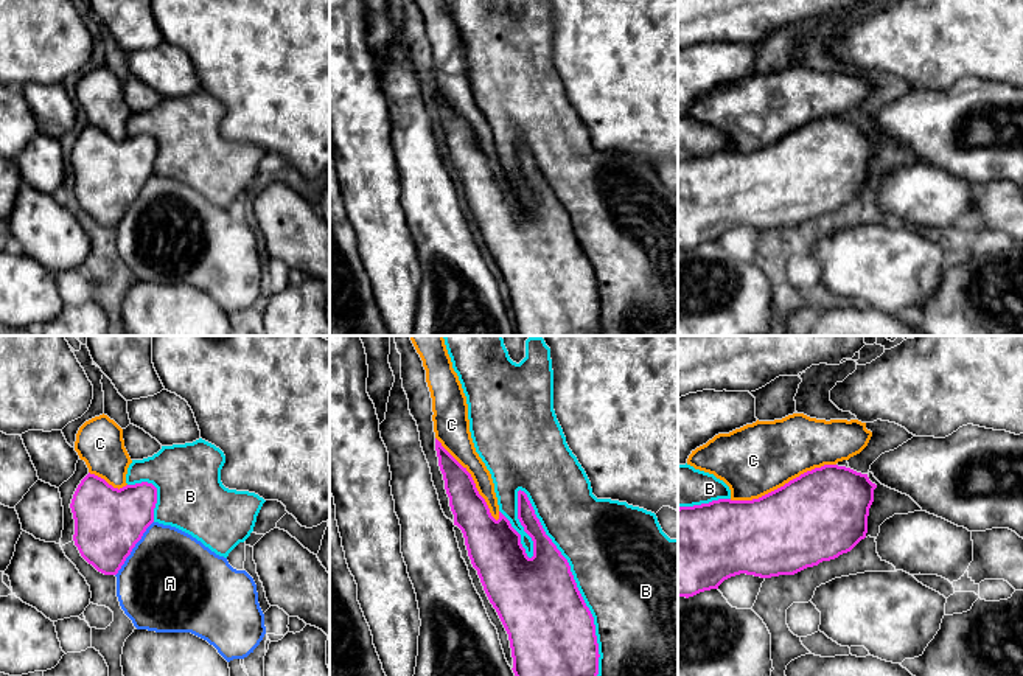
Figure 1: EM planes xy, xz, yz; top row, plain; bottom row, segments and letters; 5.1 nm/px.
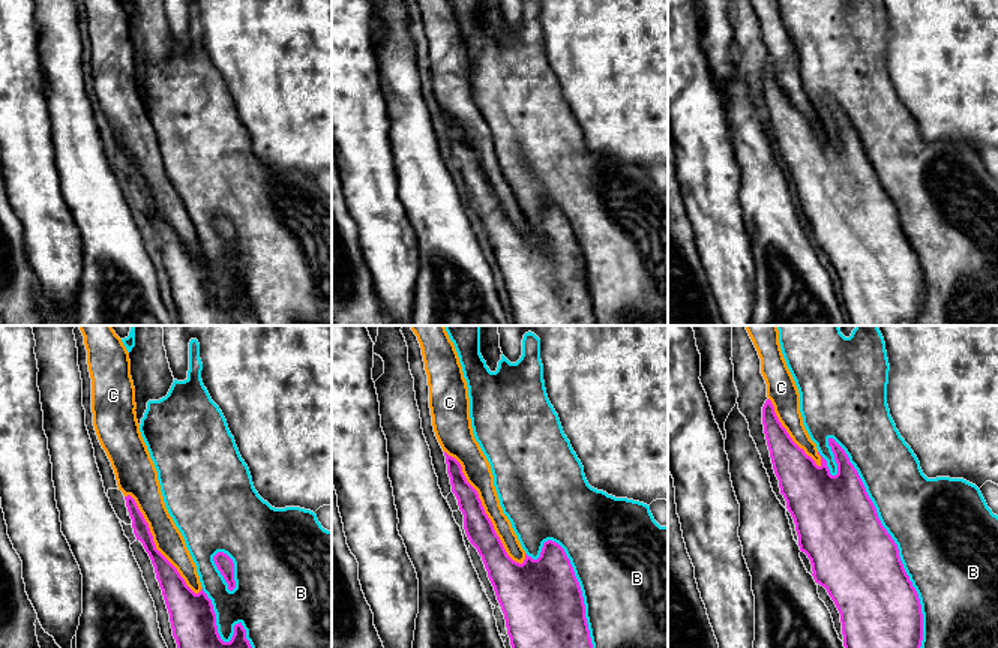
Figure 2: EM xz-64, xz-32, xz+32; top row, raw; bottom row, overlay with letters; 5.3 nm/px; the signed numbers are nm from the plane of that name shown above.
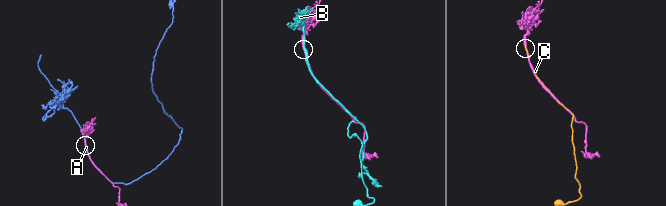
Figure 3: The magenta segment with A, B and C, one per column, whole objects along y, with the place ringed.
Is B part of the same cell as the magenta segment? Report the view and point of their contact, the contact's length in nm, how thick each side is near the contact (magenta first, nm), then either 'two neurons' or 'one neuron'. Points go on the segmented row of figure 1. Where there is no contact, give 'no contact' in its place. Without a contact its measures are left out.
contact xz (574, 581); length 1050 nm; calibres 440 and 480 nm; two neurons

